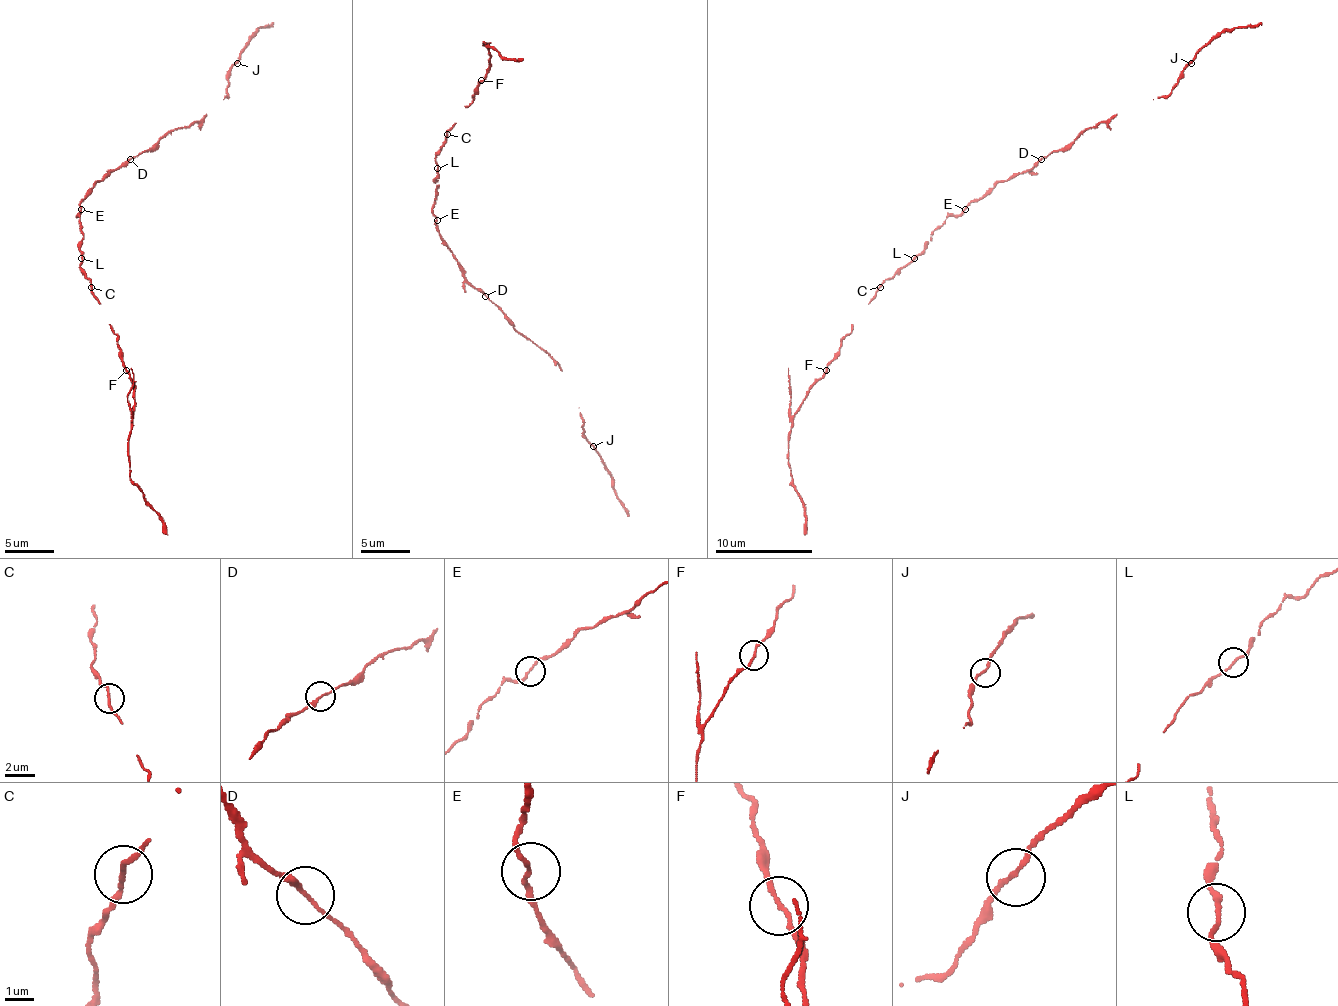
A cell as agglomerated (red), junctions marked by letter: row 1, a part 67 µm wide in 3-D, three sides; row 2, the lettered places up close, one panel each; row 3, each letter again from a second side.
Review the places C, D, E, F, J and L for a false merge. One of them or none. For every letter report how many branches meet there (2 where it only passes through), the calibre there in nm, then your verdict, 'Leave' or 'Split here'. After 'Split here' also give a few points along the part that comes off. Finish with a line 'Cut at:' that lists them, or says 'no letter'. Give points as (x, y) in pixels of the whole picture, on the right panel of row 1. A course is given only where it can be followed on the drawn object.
C: Branches: 2. Thickness 150 nm. Leave
D: Branches: 2. Thickness 160 nm. Leave
E: Branches: 2. Thickness 140 nm. Leave
F: Branches: 2. Thickness 150 nm. Split here. Course of the part to remove: (826, 370), (792, 418), (787, 462), (804, 508), (804, 535)
J: Branches: 2. Thickness 150 nm. Leave
L: Branches: 2. Thickness 140 nm. Leave
Cut at: F

